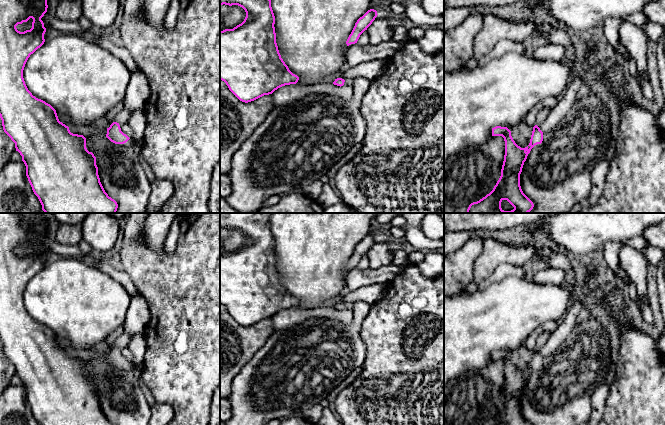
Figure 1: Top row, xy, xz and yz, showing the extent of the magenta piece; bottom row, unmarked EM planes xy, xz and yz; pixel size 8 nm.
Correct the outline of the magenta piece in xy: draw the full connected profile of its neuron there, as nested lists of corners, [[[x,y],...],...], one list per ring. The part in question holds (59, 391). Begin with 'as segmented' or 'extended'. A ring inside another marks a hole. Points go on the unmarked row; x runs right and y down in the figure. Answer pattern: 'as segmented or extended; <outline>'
as segmented; [[[0,213],[0,342],[2,344],[3,354],[15,367],[16,375],[18,375],[22,380],[22,385],[26,390],[26,400],[39,425],[115,425],[108,420],[100,406],[98,391],[96,389],[96,381],[92,376],[87,374],[86,362],[83,359],[71,357],[69,351],[59,345],[56,334],[50,328],[33,320],[25,308],[23,302],[25,288],[30,279],[40,272],[45,266],[44,258],[46,256],[46,252],[44,251],[44,247],[41,242],[47,236],[47,232],[47,221],[42,213]],[[30,242],[33,243],[32,252],[24,256],[18,255],[16,250],[18,248],[22,248],[23,246],[27,246]]]

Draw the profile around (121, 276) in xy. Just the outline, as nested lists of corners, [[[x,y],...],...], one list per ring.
[[[102,256],[98,269],[118,281],[131,297],[141,295],[141,292],[137,289],[130,276],[124,270],[116,269],[108,264],[105,256]]]

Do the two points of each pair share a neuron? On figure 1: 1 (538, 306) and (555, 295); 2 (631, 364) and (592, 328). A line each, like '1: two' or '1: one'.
1: one
2: two

